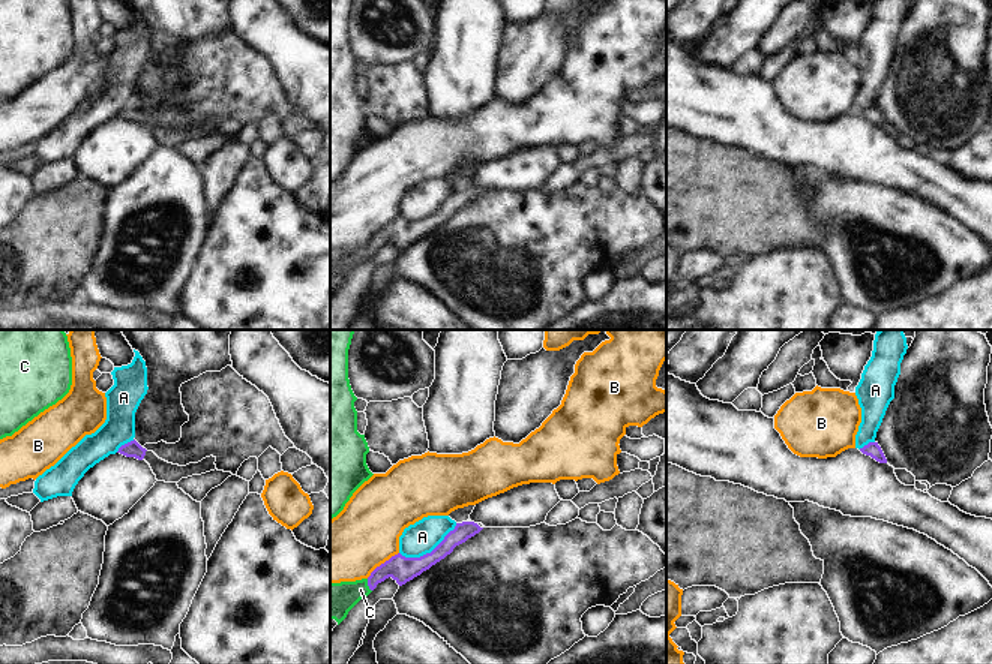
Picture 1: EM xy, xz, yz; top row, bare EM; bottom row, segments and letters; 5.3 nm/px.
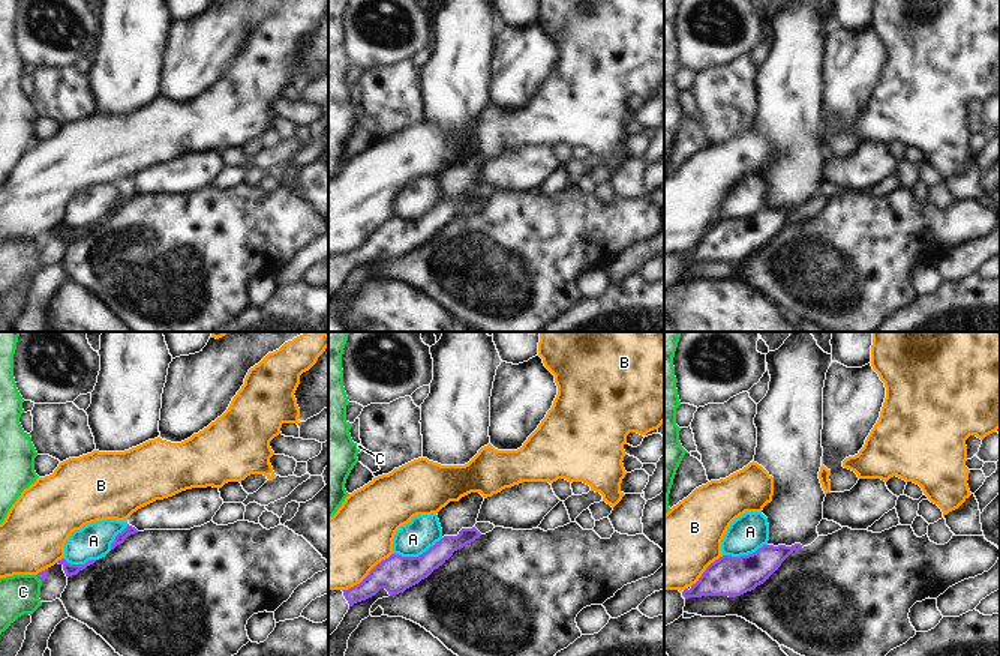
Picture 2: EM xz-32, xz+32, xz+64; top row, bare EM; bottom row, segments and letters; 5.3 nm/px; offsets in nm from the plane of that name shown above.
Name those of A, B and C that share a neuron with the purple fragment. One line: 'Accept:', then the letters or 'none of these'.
Accept: none of these

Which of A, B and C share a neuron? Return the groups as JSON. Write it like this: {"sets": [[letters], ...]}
{"sets": [["A"], ["B"], ["C"]]}

